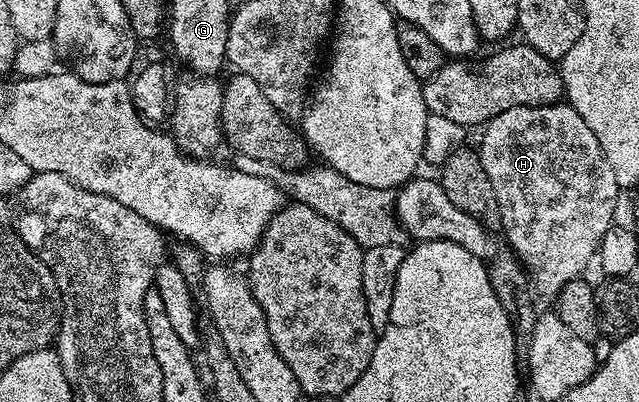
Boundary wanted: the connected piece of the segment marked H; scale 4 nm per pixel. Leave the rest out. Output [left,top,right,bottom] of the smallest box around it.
[477,102,621,298]

